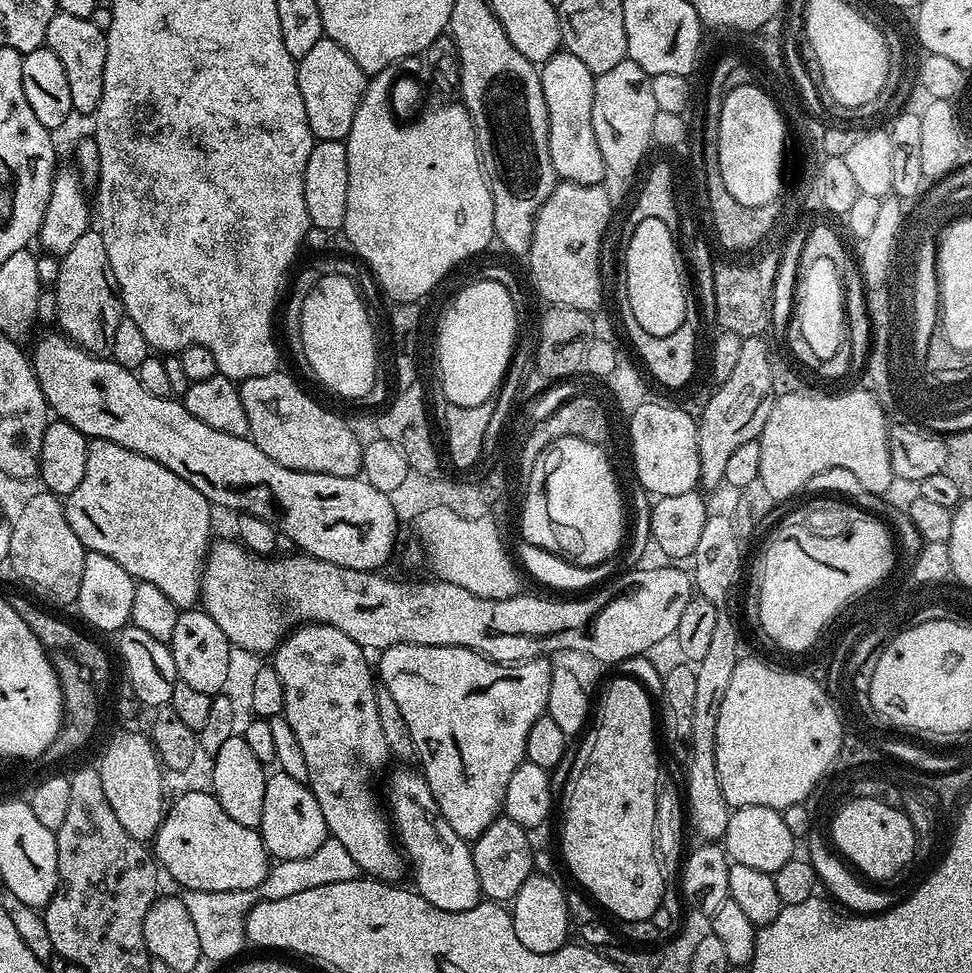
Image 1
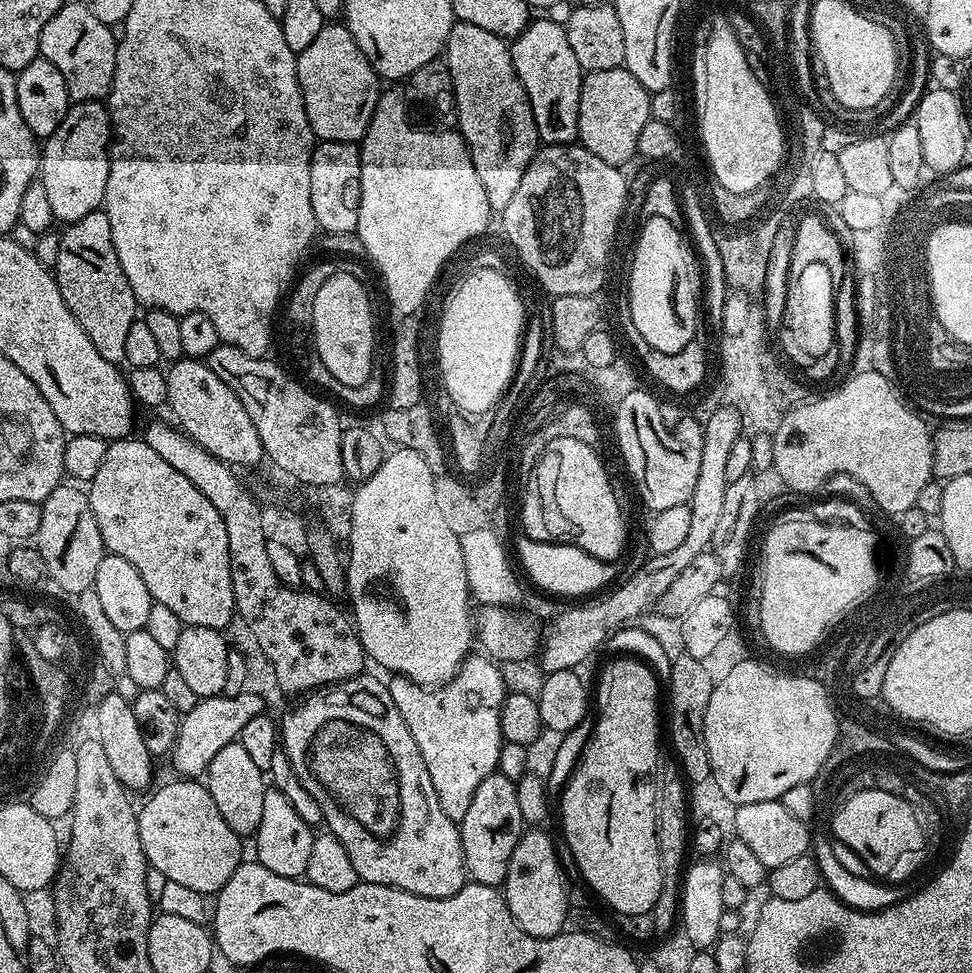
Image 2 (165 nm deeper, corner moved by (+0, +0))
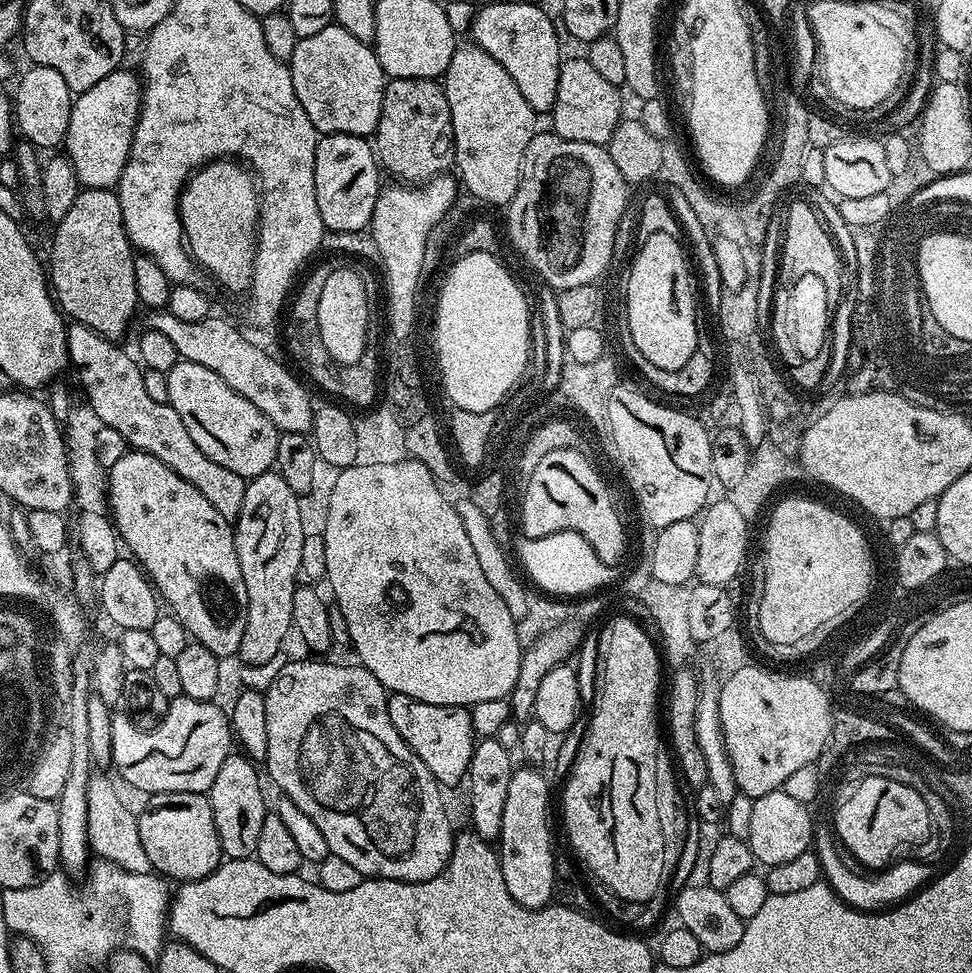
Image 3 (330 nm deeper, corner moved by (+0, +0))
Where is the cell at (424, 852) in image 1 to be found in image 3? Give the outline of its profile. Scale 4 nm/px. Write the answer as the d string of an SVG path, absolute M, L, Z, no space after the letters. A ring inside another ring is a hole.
M308 659L312 660L292 660L289 664L282 665L280 673L273 678L272 685L264 692L266 742L268 743L266 767L268 767L269 774L272 775L273 782L281 788L279 791L283 795L290 798L290 802L294 802L294 806L298 806L298 810L302 810L302 814L310 814L310 818L314 818L314 826L318 826L318 830L322 830L322 838L326 838L329 853L350 862L350 866L354 866L354 870L358 870L361 877L401 880L407 884L417 884L423 880L434 878L448 864L452 853L454 831L452 832L452 824L448 821L448 812L444 809L444 800L440 797L441 785L432 779L430 770L426 770L422 758L418 758L418 754L414 754L414 750L410 750L410 746L402 738L402 734L398 734L398 730L394 730L394 722L390 722L388 689L382 686L382 682L378 682L378 678L374 678L374 674L370 674L370 670L366 670L359 663L323 664L320 661L323 659Z

